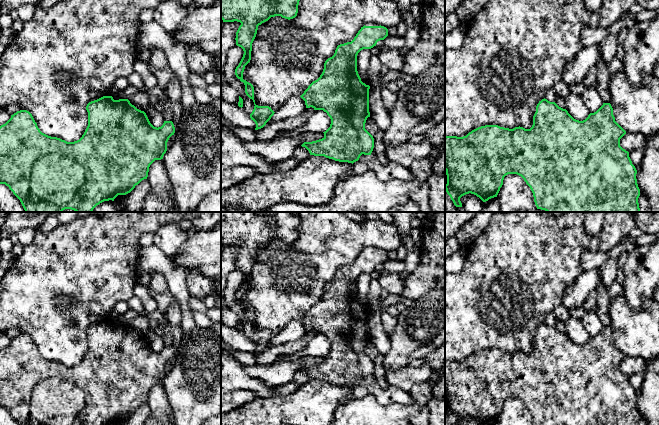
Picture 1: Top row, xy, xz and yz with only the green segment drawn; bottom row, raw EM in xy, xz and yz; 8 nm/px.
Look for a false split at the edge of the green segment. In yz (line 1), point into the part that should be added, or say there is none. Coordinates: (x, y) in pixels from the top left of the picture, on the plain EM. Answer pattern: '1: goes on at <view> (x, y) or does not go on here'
1: does not go on here

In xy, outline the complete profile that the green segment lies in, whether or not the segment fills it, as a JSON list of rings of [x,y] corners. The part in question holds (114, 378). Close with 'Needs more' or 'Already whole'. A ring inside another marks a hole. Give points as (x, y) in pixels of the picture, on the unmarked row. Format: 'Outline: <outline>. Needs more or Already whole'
Outline: [[[103,320],[87,328],[88,350],[82,361],[74,366],[67,366],[57,361],[48,360],[40,355],[32,338],[27,334],[20,334],[0,350],[0,408],[5,408],[20,425],[109,425],[118,419],[130,417],[142,404],[147,403],[149,391],[155,384],[163,383],[167,375],[167,366],[174,359],[175,351],[172,345],[164,345],[161,351],[154,351],[146,337],[137,333],[128,323],[114,324],[112,320]]]. Already whole

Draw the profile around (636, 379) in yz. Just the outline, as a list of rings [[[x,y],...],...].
[[[643,372],[634,373],[629,376],[629,381],[636,393],[639,392],[643,383],[643,379],[644,379]]]

